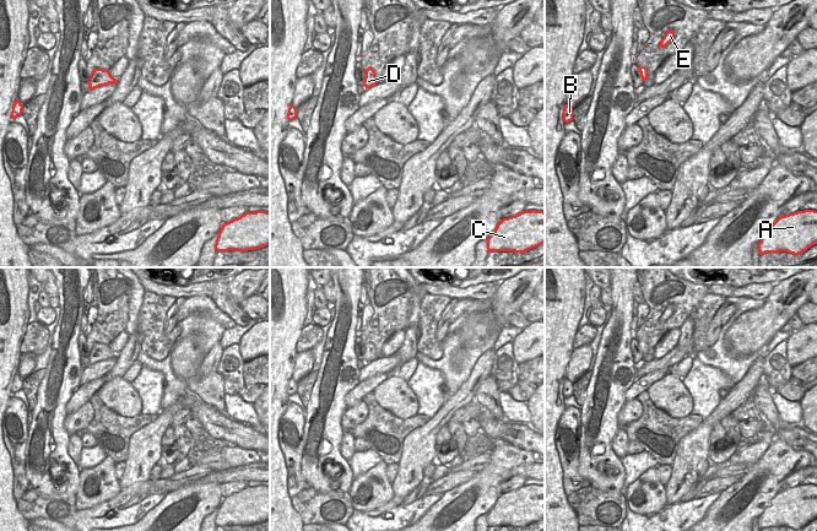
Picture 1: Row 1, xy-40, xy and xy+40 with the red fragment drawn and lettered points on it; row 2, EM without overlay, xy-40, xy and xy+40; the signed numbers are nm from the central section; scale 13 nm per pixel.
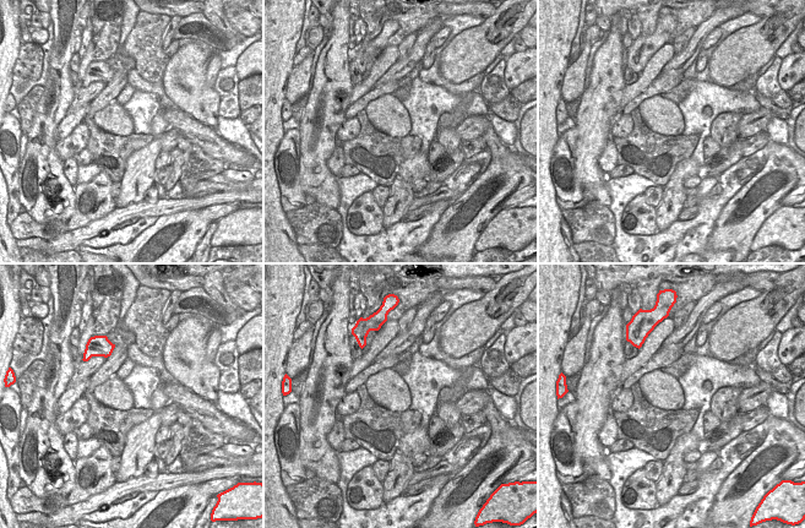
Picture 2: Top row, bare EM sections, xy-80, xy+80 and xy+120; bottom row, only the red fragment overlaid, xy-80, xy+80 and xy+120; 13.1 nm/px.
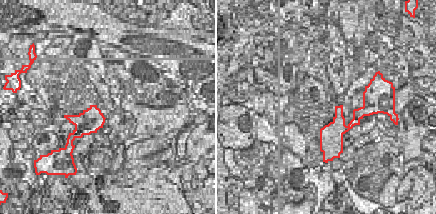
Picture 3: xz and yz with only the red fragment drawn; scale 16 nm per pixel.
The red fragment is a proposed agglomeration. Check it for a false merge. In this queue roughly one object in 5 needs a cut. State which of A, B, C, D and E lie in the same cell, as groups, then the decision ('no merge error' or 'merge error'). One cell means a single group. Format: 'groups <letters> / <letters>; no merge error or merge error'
groups A B C D E; no merge error

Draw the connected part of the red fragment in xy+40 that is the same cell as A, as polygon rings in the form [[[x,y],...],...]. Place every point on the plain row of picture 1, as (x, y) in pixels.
[[[805,484],[780,491],[758,518],[761,530],[786,526],[802,529],[817,519],[817,486]]]

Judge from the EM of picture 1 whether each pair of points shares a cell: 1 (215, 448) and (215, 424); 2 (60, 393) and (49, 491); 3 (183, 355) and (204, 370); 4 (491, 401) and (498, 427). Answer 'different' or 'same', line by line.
1: different
2: same
3: different
4: different

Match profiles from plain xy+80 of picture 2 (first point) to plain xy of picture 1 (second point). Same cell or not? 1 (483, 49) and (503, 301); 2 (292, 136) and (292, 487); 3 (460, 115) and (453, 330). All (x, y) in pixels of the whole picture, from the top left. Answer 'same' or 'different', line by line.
1: same
2: same
3: different

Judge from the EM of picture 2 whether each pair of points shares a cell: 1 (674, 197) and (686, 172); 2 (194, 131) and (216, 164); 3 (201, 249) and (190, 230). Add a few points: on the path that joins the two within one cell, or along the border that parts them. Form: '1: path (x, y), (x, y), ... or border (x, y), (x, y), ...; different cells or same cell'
1: path (674, 191), (675, 183), (680, 178); same cell
2: border (192, 143), (226, 164); different cells
3: border (212, 222), (194, 250); different cells

